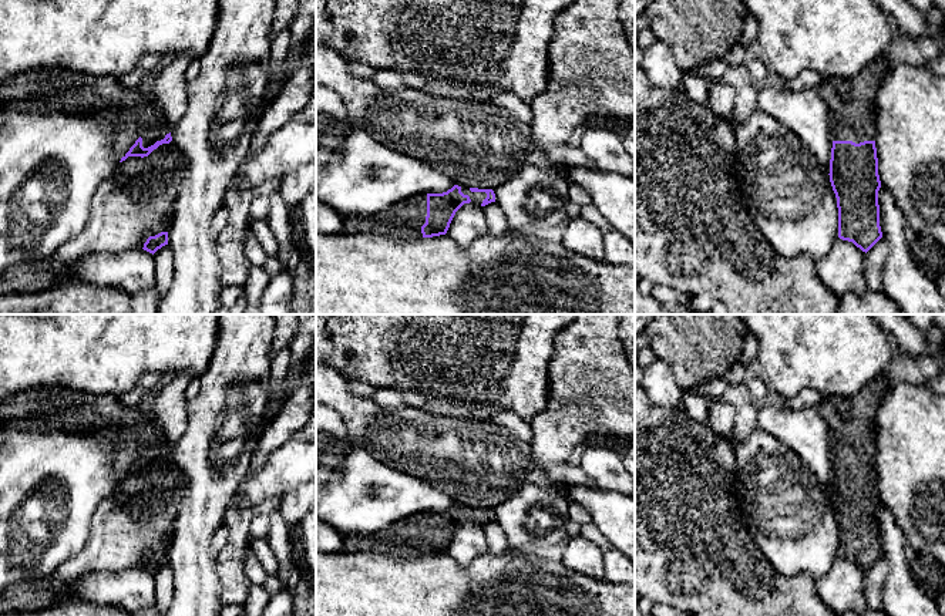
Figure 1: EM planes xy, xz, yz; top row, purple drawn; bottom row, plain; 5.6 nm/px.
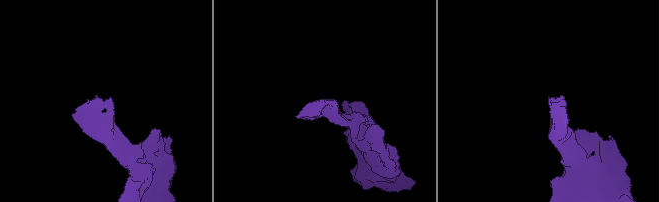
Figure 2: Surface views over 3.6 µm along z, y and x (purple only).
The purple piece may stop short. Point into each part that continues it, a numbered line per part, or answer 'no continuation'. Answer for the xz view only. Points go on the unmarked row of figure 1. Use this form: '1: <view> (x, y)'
1: xz (404, 538)

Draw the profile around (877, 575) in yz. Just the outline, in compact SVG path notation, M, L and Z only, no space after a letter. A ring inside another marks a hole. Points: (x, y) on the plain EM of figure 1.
M881 556L868 570L865 579L865 595L870 600L878 602L889 575L889 563Z

